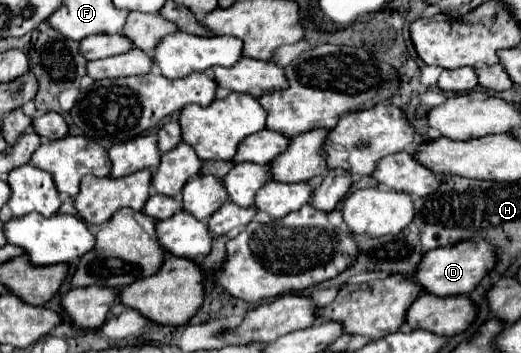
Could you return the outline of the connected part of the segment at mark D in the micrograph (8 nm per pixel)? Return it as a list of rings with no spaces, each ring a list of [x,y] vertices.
[[[472,238],[466,242],[458,242],[454,246],[434,248],[430,252],[426,252],[414,274],[414,282],[422,284],[424,292],[438,296],[438,298],[468,294],[470,290],[474,290],[480,284],[480,280],[488,274],[488,270],[494,268],[494,264],[496,264],[494,248],[486,240]]]

